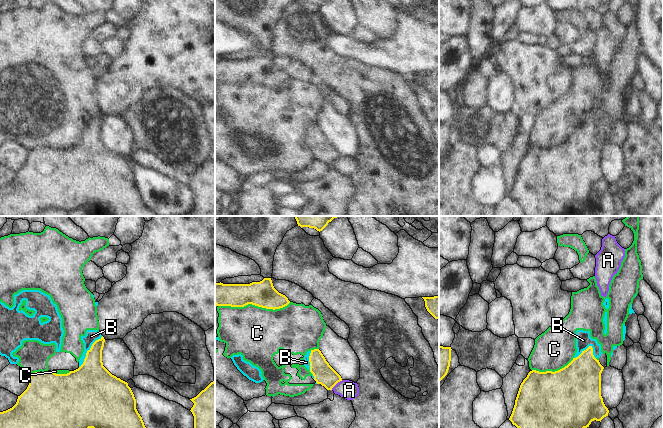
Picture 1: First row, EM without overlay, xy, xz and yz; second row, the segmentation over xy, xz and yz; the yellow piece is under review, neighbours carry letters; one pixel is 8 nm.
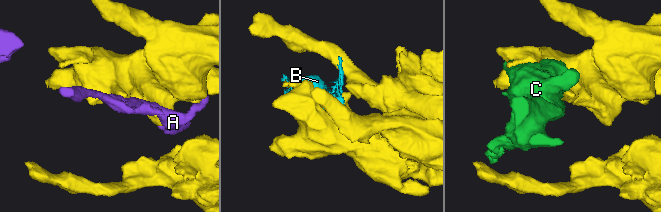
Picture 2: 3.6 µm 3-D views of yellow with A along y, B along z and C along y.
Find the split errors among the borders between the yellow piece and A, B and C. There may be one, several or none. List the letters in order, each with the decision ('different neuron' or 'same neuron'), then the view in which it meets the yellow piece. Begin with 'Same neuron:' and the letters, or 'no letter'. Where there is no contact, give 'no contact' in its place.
Same neuron: no letter
A: different neuron | xz
B: different neuron | xy
C: different neuron | xz

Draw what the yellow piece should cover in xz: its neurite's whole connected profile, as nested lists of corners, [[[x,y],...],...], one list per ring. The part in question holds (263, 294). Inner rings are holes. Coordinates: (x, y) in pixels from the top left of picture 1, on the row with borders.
[[[271,278],[250,284],[215,283],[215,305],[244,307],[252,304],[266,309],[280,309],[290,303],[273,286]]]

